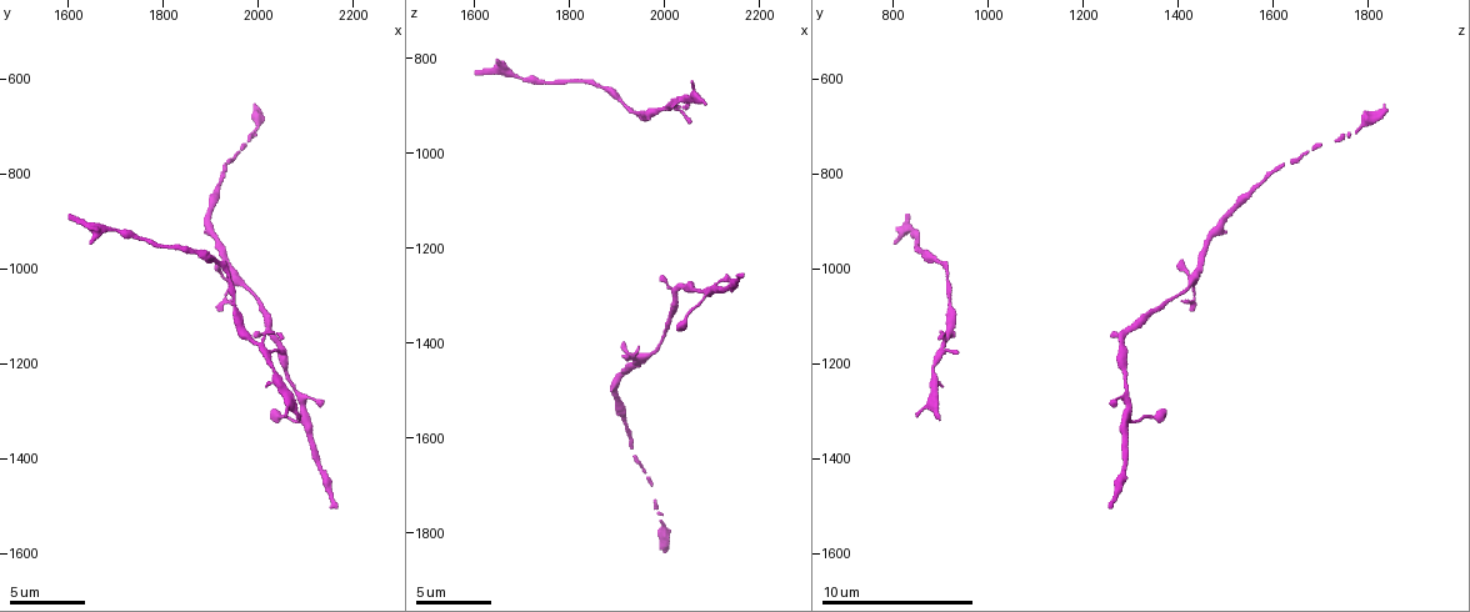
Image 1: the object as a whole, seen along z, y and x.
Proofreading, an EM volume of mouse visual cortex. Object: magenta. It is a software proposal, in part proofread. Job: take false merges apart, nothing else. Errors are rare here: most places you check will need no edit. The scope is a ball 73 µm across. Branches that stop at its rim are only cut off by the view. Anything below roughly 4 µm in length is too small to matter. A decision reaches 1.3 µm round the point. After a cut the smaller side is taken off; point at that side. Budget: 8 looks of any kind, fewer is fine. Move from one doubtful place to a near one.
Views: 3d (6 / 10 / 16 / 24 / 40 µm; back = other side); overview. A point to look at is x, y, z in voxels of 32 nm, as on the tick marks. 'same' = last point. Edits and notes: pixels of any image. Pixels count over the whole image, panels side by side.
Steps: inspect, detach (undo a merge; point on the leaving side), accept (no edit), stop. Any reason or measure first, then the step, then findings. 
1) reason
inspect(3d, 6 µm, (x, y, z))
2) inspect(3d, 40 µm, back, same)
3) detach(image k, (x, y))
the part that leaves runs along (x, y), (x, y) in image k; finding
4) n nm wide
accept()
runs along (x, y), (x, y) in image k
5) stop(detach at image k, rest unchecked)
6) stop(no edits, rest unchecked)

inspect(3d, 16 µm, (1915, 825, 1570))

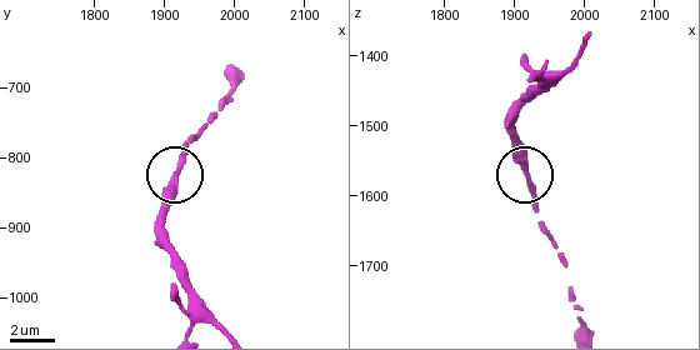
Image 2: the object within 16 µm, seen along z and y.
accept()
runs along (585, 48), (524, 105), (514, 125), (514, 154), (545, 230) in image 2; one neuron here

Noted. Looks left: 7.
sudden change in width
inspect(3d, 10 µm, (2000, 705, 1775))

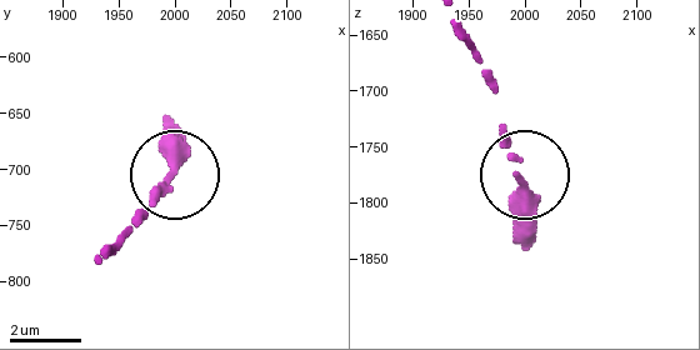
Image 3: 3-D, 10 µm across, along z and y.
accept()
runs along (101, 254), (170, 175), (170, 125) in image 3; continuous, no second neuron

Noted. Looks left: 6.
two arms in line, one across
inspect(3d, 16 µm, (2090, 1270, 1295))

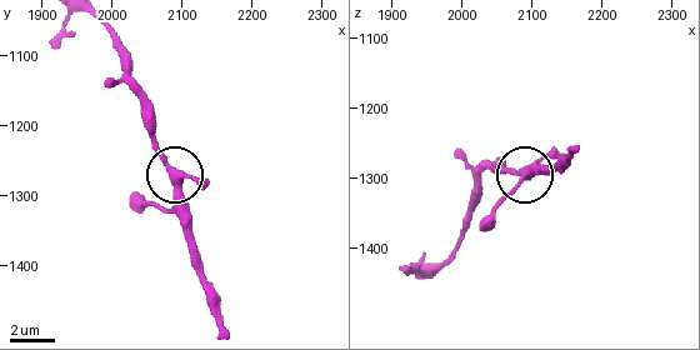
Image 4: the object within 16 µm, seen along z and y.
inspect(3d, 16 µm, back, same)

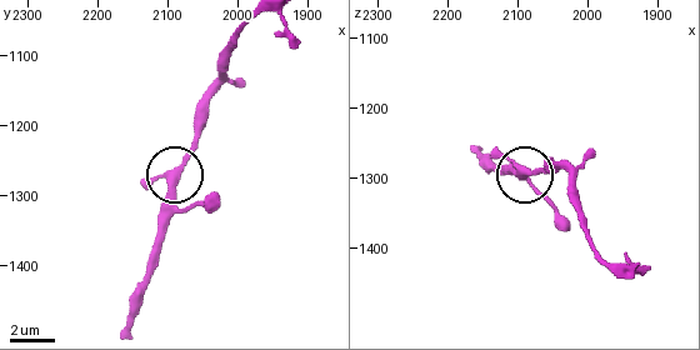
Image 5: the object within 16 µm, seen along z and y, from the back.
3 arms
accept()
runs along (235, 83), (220, 88), (198, 144), (175, 171), (168, 231) in image 5; continuous, no second neuron

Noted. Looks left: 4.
three arms meet
inspect(3d, 6 µm, (2020, 1130, 1300))

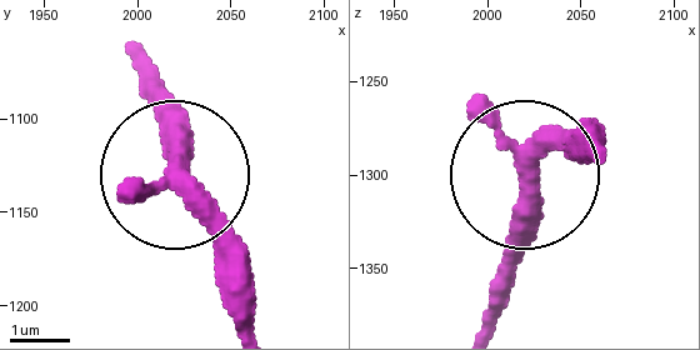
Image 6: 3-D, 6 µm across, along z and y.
inspect(3d, 6 µm, back, (2022, 1124, 1300))

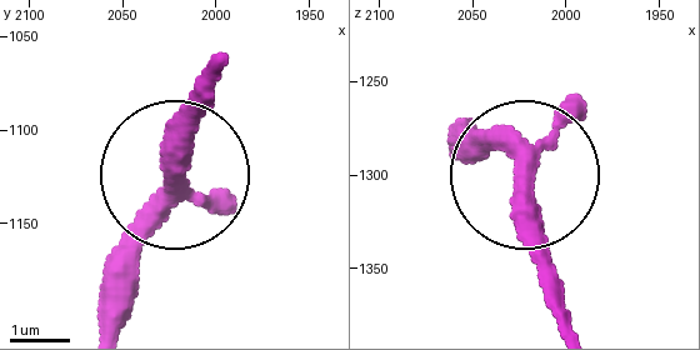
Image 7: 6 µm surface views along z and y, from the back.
accept()
runs along (208, 200), (178, 171), (193, 86) in image 7; all the same neuron

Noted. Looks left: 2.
stop(no edits, rest unchecked)

